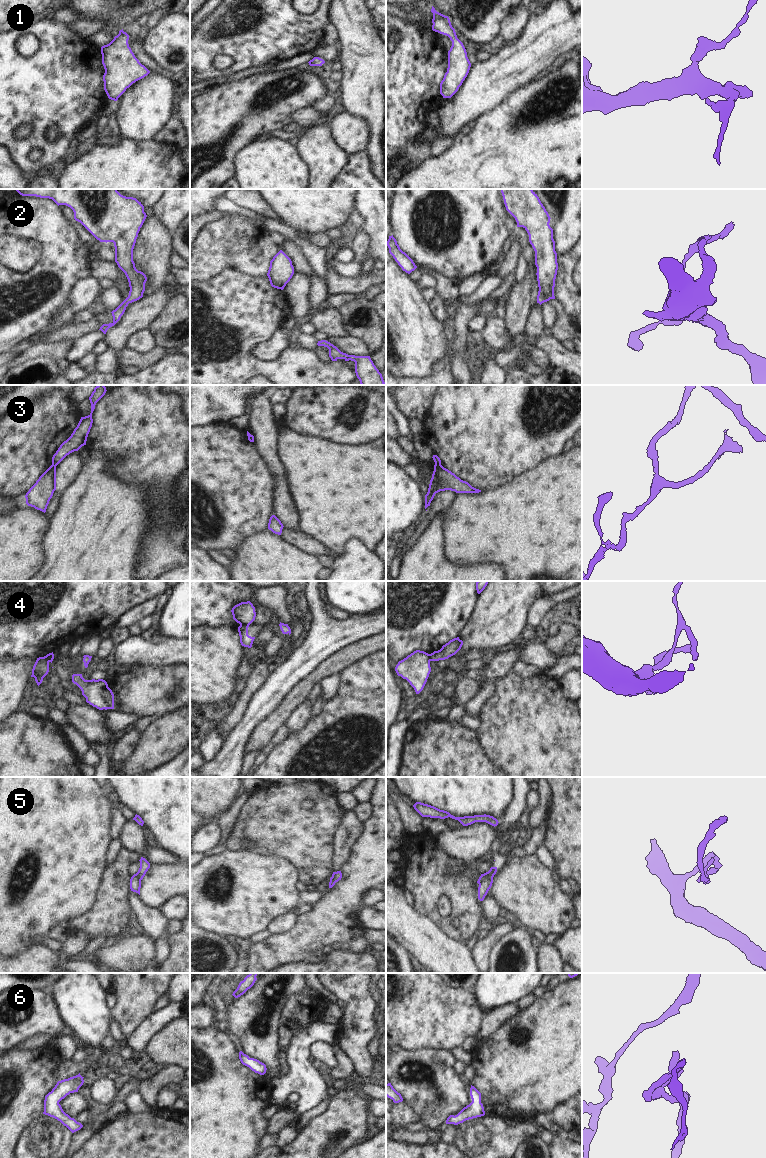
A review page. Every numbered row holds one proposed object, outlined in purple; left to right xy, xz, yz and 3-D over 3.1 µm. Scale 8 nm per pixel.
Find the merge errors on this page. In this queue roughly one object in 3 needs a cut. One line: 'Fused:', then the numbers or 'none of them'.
Fused: 3, 4, 5

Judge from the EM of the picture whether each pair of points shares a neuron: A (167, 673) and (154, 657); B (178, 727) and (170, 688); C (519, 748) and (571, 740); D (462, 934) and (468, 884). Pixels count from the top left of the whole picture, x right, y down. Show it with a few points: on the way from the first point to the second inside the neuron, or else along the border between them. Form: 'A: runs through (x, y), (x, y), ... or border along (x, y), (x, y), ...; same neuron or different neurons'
A: border along (179, 662), (139, 665); different neurons
B: border along (179, 706), (154, 717); different neurons
C: runs through (532, 746), (558, 746); same neuron
D: runs through (468, 922), (468, 896); same neuron

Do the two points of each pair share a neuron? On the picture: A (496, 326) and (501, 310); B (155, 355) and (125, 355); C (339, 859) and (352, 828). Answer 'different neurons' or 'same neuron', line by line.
A: different neurons
B: same neuron
C: same neuron

